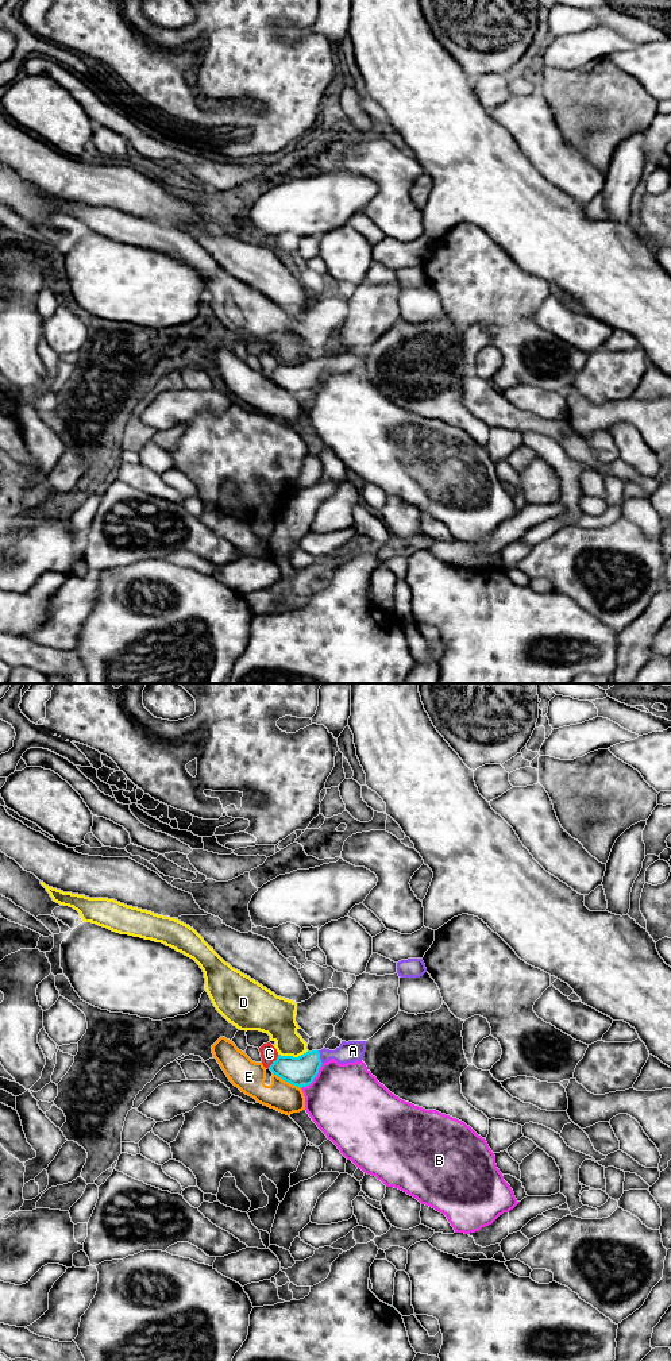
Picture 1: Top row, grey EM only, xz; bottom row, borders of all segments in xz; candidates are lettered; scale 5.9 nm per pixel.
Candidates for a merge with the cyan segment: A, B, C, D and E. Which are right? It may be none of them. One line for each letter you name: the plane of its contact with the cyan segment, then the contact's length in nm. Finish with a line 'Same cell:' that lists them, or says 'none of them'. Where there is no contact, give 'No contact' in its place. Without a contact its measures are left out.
A: Touches cyan in xz. Shared border 80 nm
Same cell: A

